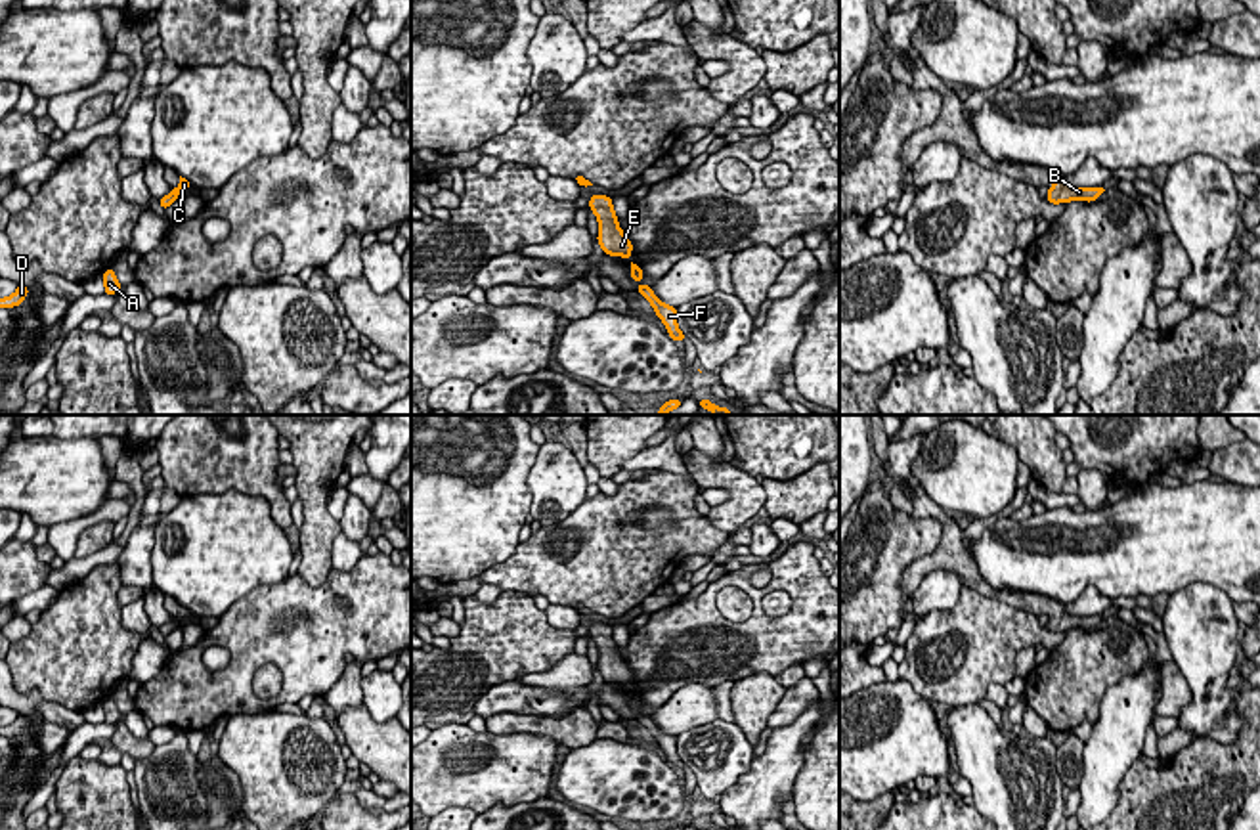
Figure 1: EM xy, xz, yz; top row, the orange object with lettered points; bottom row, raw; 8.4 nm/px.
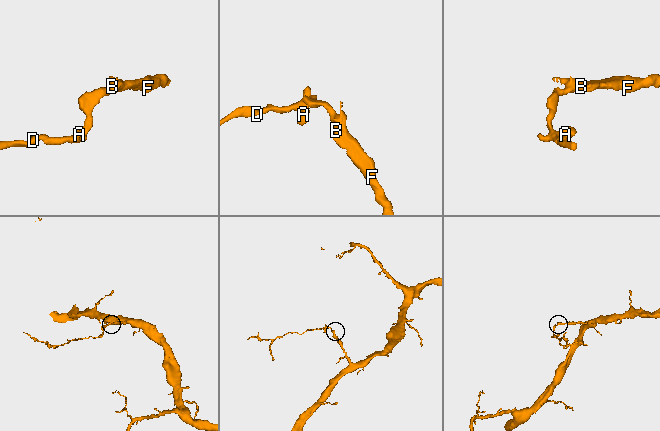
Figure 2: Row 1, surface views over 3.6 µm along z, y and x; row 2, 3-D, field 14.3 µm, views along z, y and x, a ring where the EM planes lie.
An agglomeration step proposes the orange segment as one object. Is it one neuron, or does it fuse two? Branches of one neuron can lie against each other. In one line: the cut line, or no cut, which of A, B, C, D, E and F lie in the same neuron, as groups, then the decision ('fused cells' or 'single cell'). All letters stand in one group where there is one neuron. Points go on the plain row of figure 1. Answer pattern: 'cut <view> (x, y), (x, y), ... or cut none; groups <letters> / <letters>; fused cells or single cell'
cut none; groups A B C D E F; single cell

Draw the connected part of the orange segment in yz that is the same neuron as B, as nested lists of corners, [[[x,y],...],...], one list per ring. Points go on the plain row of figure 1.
[[[1057,602],[1057,608],[1048,616],[1048,631],[1059,633],[1069,629],[1096,629],[1105,618],[1103,616],[1073,616],[1067,612],[1065,604]]]

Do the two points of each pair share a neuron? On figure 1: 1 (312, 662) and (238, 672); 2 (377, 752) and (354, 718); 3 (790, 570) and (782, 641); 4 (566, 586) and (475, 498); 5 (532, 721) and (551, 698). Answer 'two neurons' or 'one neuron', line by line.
1: one neuron
2: one neuron
3: one neuron
4: two neurons
5: two neurons

